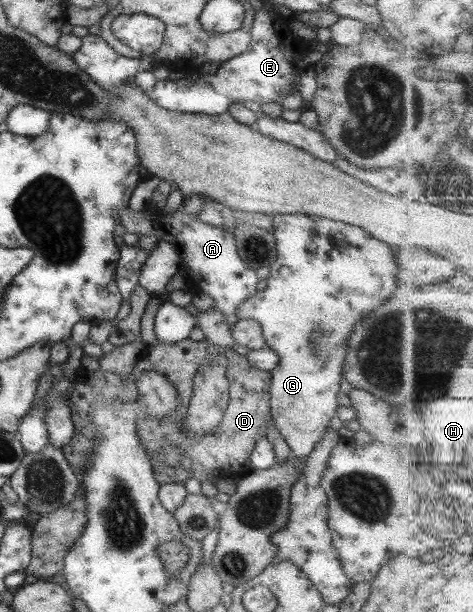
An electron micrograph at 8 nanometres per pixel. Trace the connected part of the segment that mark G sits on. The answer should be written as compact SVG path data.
M274 214L272 215L271 232L275 237L276 255L274 261L269 265L269 274L265 277L266 287L261 291L254 292L247 300L242 301L238 309L235 311L238 320L252 319L259 323L261 327L263 338L266 345L277 355L276 365L269 371L271 375L269 383L269 415L274 420L276 430L284 439L284 442L290 449L288 457L306 458L314 447L322 440L324 432L328 429L328 422L334 417L334 412L338 408L336 396L338 395L338 383L343 375L343 366L345 363L347 339L350 337L350 331L353 327L370 311L378 309L386 299L392 295L394 287L400 285L395 275L398 267L394 261L394 253L386 247L384 242L380 243L377 239L372 239L372 236L359 227L344 223L338 220L330 220L322 218L321 216L301 214Z

